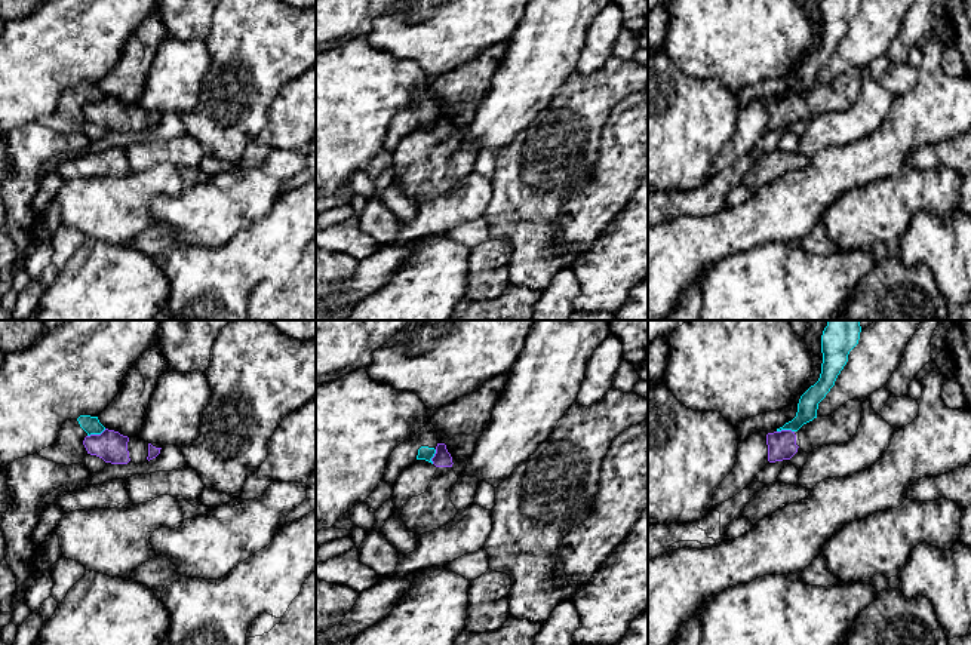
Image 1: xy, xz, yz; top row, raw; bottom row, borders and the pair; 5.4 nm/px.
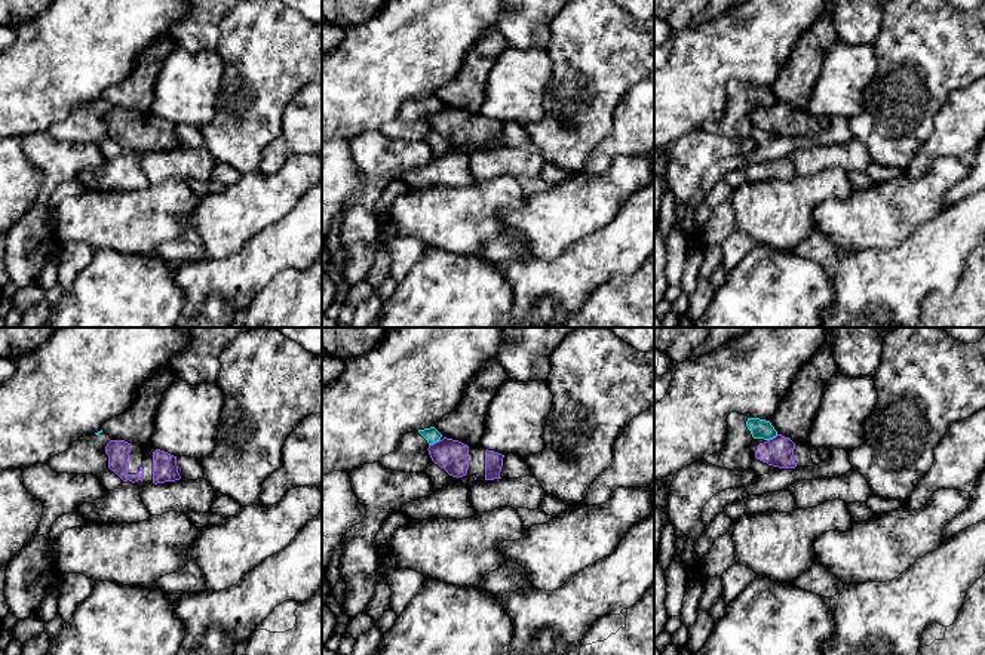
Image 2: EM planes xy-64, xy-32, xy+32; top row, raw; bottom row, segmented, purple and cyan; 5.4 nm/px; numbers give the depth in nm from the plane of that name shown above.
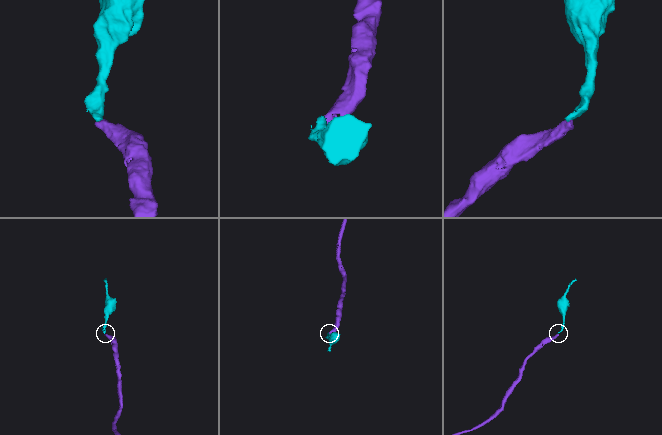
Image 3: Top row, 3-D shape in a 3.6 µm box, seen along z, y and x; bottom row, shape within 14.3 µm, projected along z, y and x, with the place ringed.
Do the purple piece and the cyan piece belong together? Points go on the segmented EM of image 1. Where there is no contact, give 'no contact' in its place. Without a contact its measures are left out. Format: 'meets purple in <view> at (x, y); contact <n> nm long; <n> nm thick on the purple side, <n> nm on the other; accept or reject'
meets purple in xy at (97, 435); contact 110 nm long; 170 nm thick on the purple side, 100 nm on the other; reject

